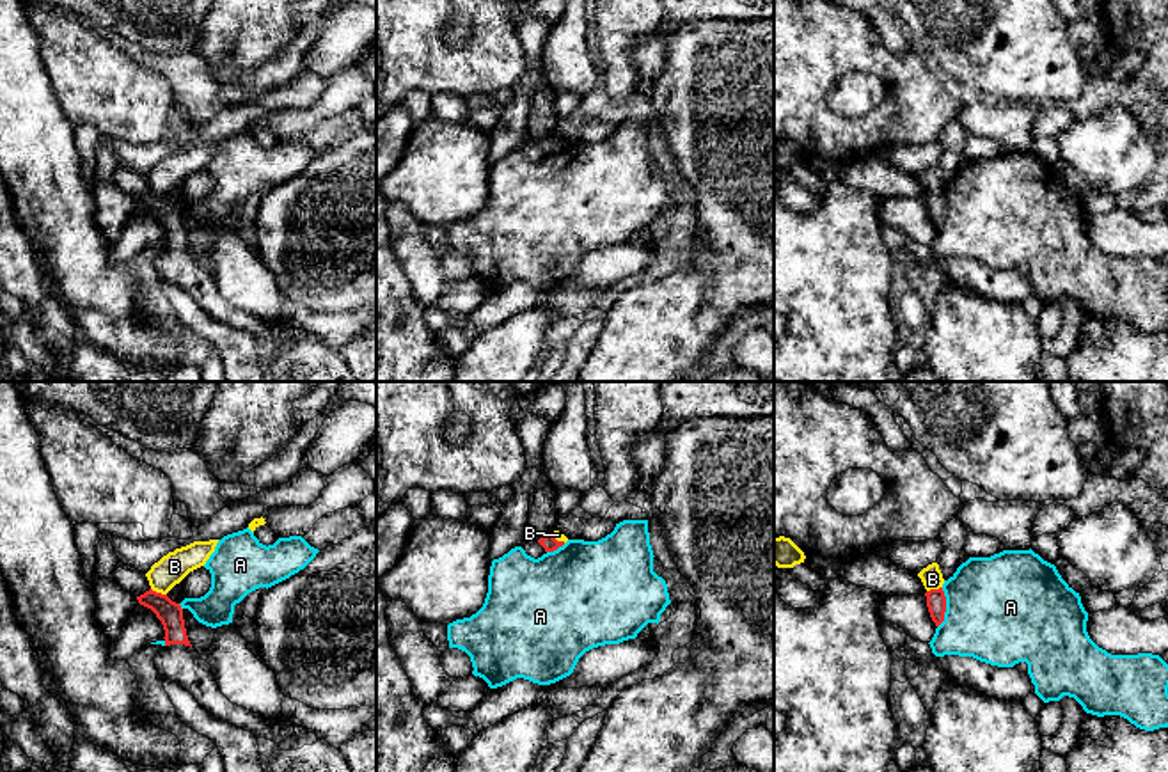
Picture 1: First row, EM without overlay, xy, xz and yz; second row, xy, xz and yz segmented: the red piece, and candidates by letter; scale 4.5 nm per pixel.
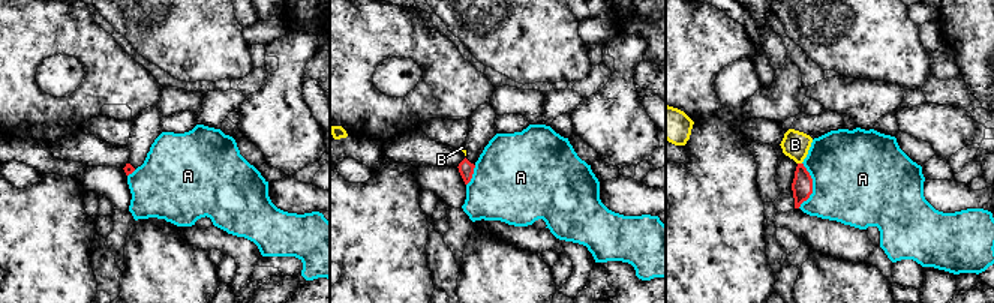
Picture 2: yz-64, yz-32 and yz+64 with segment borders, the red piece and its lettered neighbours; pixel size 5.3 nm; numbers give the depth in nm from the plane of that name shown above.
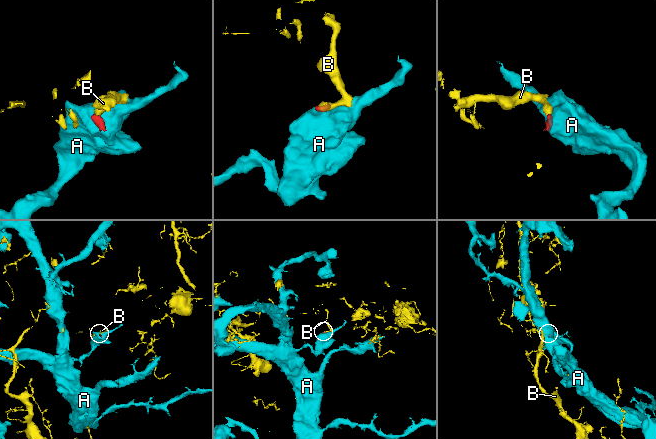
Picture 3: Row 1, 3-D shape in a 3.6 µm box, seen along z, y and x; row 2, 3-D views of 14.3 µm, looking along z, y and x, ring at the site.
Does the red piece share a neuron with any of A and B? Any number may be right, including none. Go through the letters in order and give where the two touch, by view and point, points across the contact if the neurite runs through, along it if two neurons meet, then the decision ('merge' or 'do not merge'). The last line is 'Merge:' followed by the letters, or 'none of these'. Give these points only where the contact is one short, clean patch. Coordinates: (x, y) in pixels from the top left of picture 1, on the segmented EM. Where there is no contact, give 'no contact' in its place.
A: contact yz (945, 607); border yz (943, 588), (945, 620), (938, 627); do not merge
B: contact xy (158, 593); border xy (151, 588), (165, 595); do not merge
Merge: none of these

